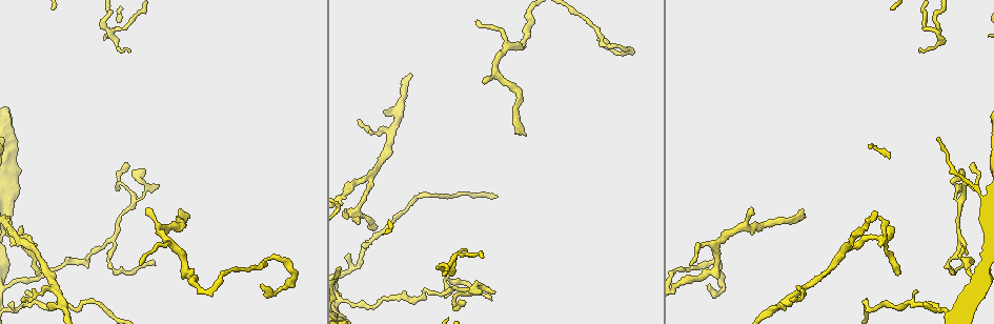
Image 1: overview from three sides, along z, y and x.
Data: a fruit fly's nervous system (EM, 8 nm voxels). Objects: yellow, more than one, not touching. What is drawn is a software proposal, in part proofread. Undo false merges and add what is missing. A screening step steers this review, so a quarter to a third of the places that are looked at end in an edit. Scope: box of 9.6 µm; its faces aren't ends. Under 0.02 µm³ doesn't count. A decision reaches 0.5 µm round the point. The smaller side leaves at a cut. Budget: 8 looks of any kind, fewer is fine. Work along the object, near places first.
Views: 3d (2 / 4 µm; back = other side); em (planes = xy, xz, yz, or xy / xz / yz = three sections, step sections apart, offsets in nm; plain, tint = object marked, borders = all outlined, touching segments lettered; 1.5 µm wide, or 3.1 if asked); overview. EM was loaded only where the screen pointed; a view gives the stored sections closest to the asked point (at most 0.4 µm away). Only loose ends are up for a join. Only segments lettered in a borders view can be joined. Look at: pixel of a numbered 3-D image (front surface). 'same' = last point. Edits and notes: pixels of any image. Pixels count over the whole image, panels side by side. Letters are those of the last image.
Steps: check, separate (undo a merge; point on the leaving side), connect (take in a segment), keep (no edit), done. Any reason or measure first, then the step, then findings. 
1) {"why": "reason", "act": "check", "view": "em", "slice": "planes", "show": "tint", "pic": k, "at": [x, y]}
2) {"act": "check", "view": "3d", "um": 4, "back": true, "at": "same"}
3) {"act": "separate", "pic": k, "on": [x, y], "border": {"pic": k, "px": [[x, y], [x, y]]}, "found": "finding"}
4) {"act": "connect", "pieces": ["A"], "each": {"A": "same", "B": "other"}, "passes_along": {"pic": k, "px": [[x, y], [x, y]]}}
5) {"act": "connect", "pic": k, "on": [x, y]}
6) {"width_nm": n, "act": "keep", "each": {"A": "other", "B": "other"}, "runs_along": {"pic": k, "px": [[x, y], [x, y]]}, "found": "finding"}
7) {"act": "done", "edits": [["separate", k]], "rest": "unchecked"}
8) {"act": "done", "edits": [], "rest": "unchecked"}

{"why": "abrupt turn", "act": "check", "view": "3d", "um": 4, "pic": 1, "at": [158, 228]}

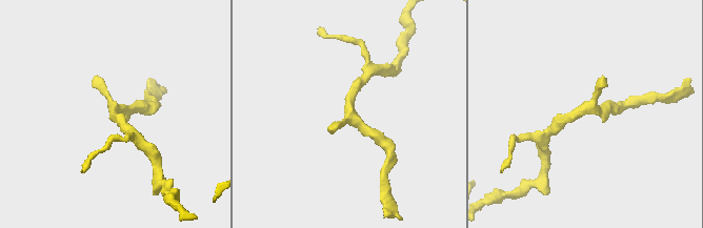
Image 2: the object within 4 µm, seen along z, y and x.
{"why": "shape alone is not enough", "act": "check", "view": "em", "slice": "planes", "show": "tint", "pic": 2, "at": [351, 115]}

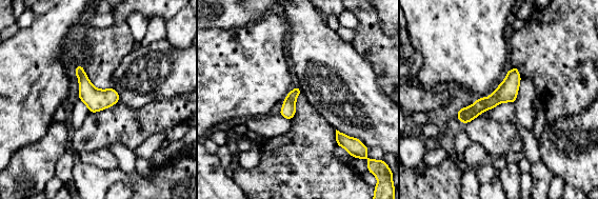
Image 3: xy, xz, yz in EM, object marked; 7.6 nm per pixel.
{"why": "see the neighbours", "act": "check", "view": "em", "slice": "planes", "show": "borders", "at": "same"}

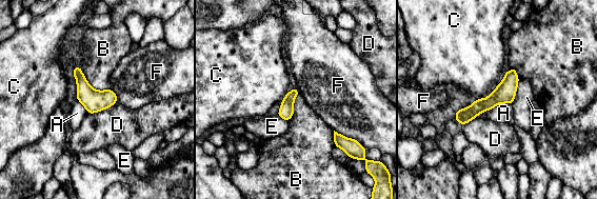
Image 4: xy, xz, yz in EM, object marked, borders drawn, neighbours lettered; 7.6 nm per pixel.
{"width_nm": 110, "act": "keep", "each": {"A": "other", "B": "other", "C": "other", "D": "other", "E": "other", "F": "other"}, "runs_along": {"pic": 4, "px": [[513, 72], [491, 101], [457, 117]]}, "found": "all the same neuron"}

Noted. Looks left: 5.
{"why": "an open end", "act": "check", "view": "em", "slice": "planes", "show": "plain", "pic": 1, "at": [515, 129]}

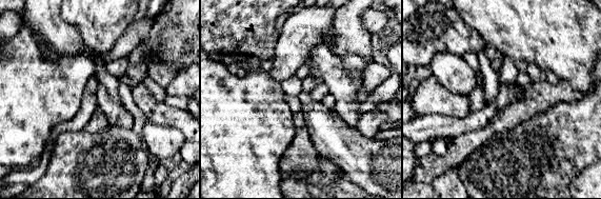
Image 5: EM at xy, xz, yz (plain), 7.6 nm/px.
{"why": "see the neighbours", "act": "check", "view": "em", "slice": "planes", "show": "borders", "at": "same"}

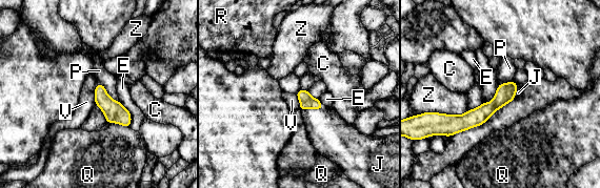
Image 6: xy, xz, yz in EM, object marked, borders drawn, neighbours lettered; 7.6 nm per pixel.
{"longest_contact_nm": ["Z", 300], "act": "connect", "pic": 6, "on": [331, 136], "each": {"C": "other", "E": "other", "J": "same", "P": "other", "Q": "other", "R": "other", "V": "other", "Z": "other"}, "found": "the neuron continues"}

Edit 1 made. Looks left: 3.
{"why": "see it whole again", "act": "check", "view": "overview"}

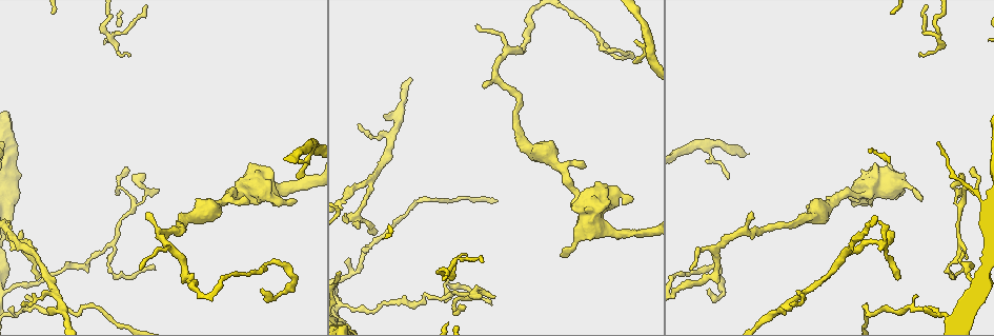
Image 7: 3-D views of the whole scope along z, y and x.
{"why": "an open end", "act": "check", "view": "em", "slice": "planes", "show": "borders", "pic": 7, "at": [38, 279]}

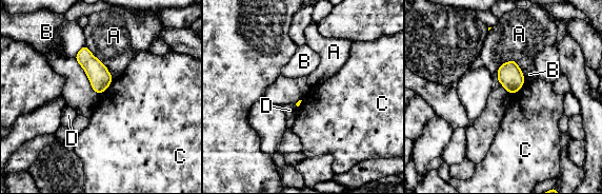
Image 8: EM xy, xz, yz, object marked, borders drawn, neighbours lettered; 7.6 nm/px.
{"longest_contact_nm": ["A", 340], "act": "keep", "each": {"A": "other", "B": "other", "C": "other", "D": "other"}, "found": "no lettered segment goes on from it"}

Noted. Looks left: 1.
{"act": "done", "edits": [["connect", 6]], "rest": "unchecked"}

